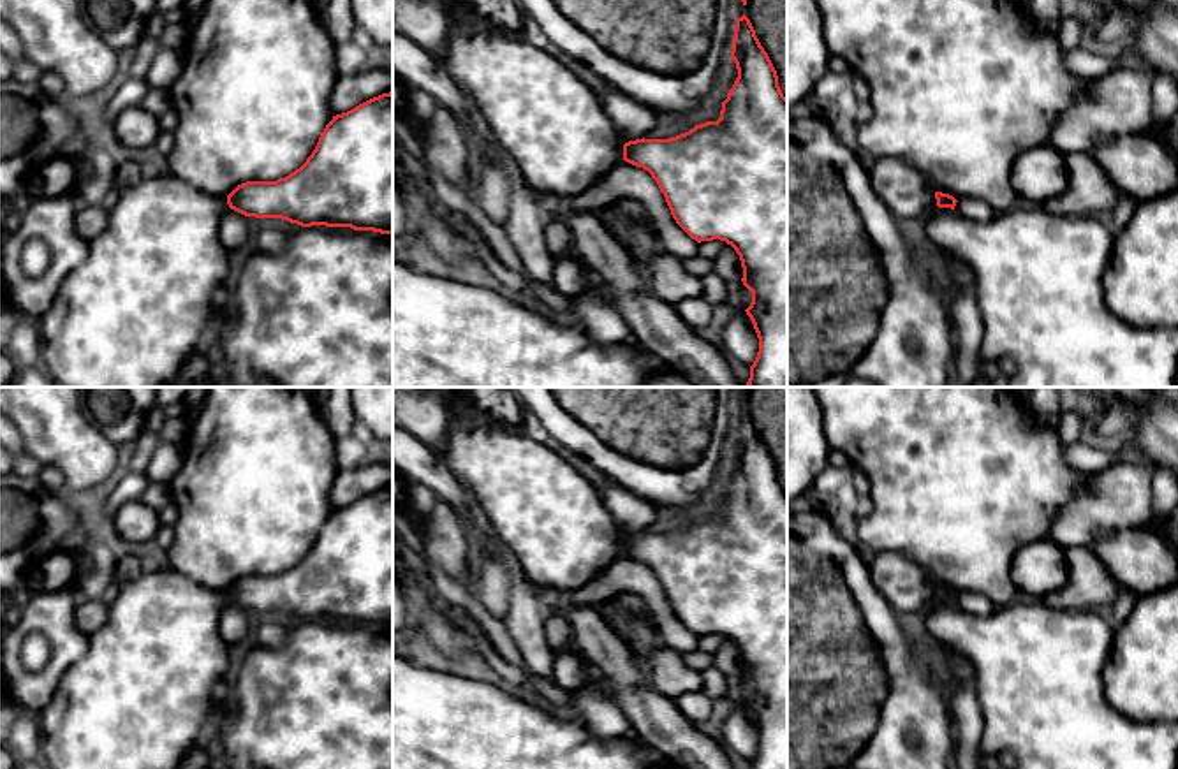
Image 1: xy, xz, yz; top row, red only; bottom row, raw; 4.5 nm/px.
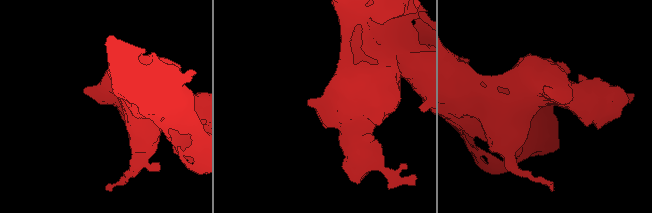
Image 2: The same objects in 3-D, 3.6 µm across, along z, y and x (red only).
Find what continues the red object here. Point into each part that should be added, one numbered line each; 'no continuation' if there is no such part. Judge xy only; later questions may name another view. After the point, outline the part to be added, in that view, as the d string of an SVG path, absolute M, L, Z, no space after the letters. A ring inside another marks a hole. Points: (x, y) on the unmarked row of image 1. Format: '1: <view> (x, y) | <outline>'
no continuation

